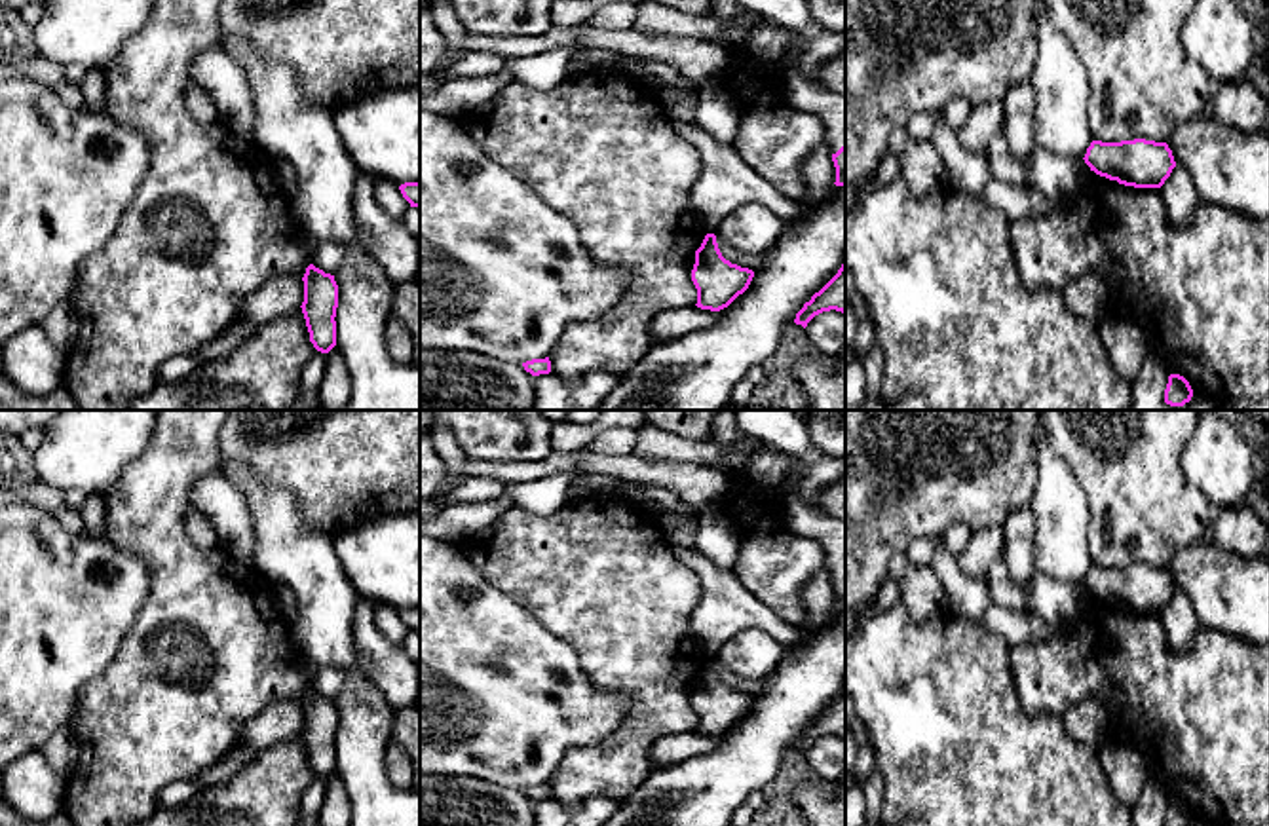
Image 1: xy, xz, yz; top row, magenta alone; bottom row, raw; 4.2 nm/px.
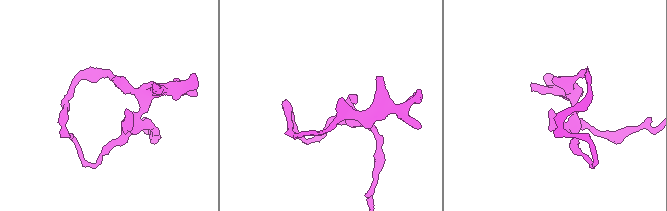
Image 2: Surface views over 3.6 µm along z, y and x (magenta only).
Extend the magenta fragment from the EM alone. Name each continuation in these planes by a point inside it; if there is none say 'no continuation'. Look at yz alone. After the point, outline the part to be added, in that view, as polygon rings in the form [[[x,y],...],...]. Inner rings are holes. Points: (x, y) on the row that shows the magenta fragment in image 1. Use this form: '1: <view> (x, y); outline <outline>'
no continuation

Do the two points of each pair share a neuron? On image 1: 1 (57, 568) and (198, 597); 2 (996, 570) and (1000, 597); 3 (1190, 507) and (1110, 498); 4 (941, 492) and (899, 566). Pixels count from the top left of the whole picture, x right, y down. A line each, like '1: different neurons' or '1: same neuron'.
1: different neurons
2: same neuron
3: same neuron
4: different neurons

